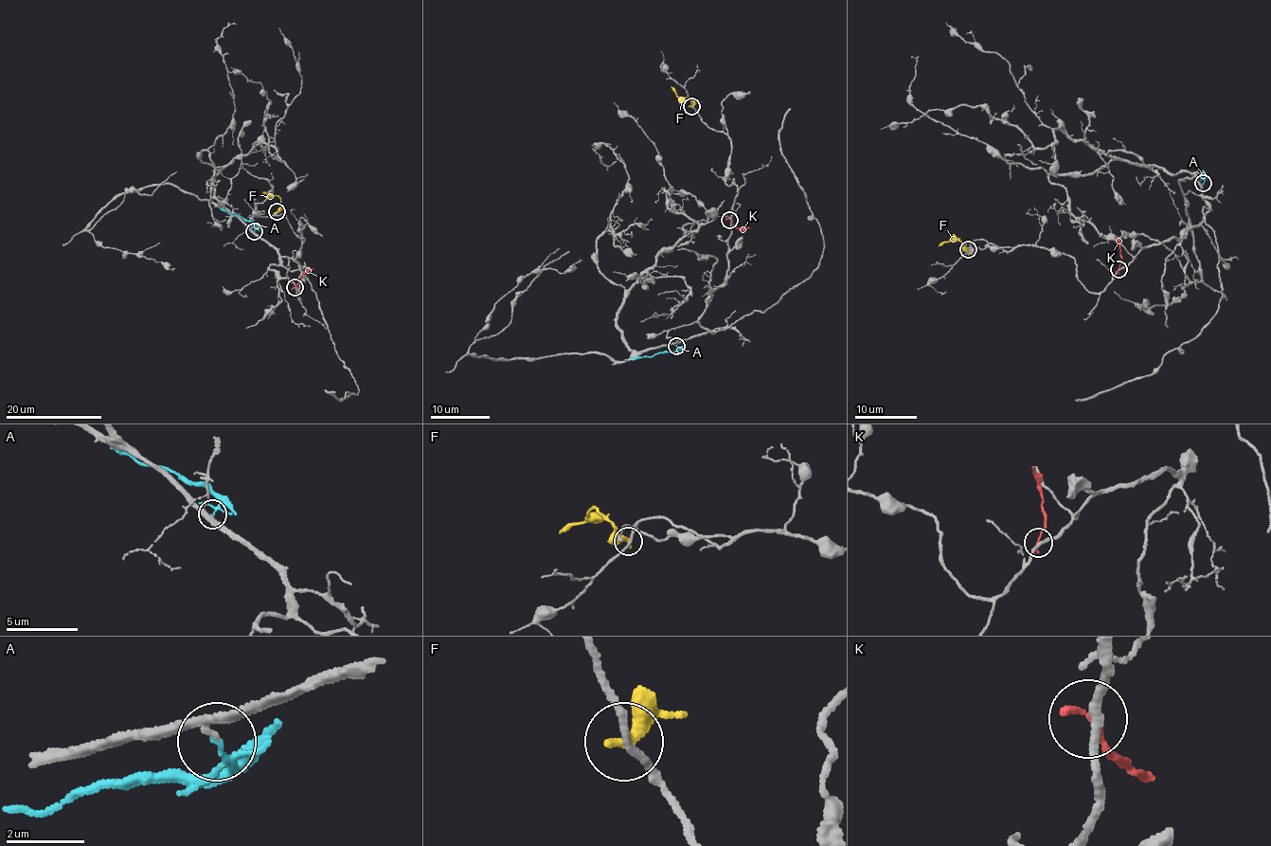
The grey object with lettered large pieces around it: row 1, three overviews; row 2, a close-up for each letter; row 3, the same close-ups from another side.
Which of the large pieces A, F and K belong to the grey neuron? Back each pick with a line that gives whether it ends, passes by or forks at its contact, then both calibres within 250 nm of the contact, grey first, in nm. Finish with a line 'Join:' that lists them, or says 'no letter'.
Join: no letter

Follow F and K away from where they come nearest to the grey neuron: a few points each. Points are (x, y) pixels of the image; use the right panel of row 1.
F: (968, 249), (953, 236), (950, 241), (939, 246)
K: (1118, 269), (1121, 264), (1120, 248), (1116, 237)

